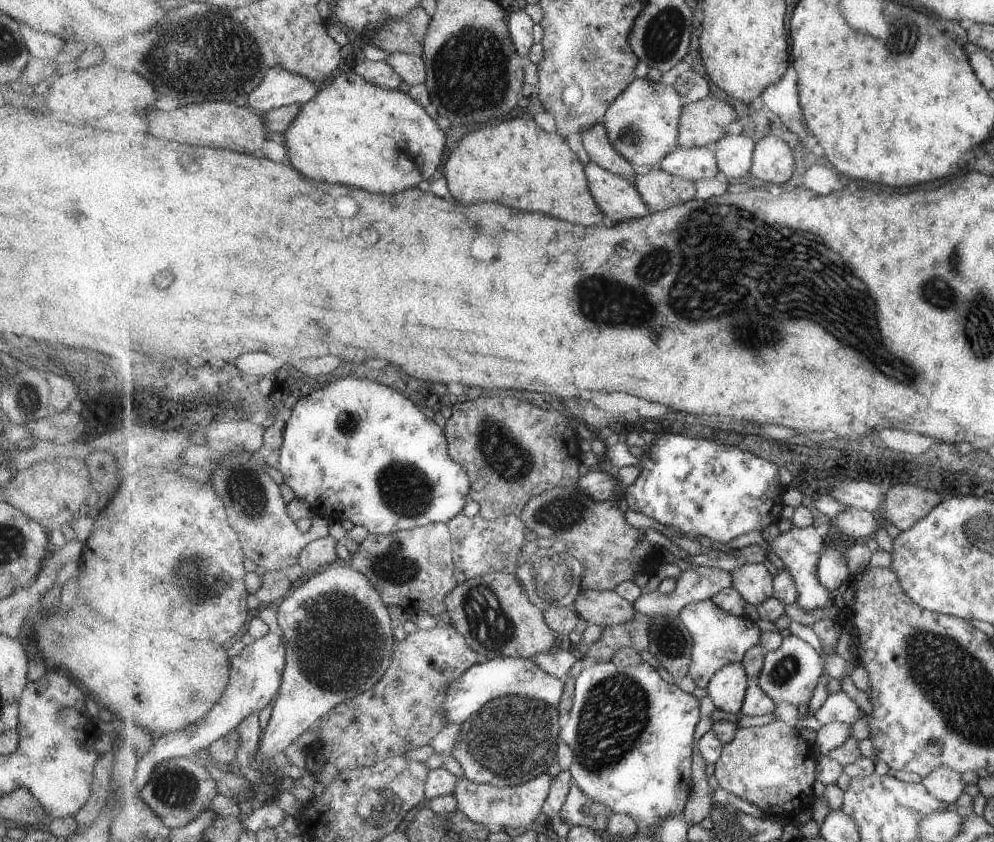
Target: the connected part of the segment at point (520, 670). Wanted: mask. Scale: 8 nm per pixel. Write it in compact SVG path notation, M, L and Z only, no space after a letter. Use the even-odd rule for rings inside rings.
M510 657L487 659L486 662L476 664L457 678L451 686L447 698L445 698L445 720L455 724L465 722L469 716L477 714L479 708L483 708L489 700L497 696L509 696L511 693L523 694L553 706L559 707L565 694L565 679L553 674L547 674L541 666L530 660L511 660Z

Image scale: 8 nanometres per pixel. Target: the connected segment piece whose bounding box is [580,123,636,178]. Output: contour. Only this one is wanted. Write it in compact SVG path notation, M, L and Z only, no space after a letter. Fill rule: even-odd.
M597 124L580 135L583 148L591 161L619 176L635 178L635 168L628 158L620 153L609 140L604 124Z

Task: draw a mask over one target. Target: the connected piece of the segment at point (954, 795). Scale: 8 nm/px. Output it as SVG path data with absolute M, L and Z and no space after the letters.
M937 769L924 778L922 783L931 794L935 794L947 804L954 803L967 788L965 782L961 780L961 774L951 769Z

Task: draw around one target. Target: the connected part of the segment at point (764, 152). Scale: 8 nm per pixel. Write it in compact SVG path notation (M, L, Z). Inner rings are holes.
M761 131L756 137L755 158L750 179L759 180L763 186L779 184L785 187L785 184L793 182L793 174L795 174L795 158L789 144L779 137Z

